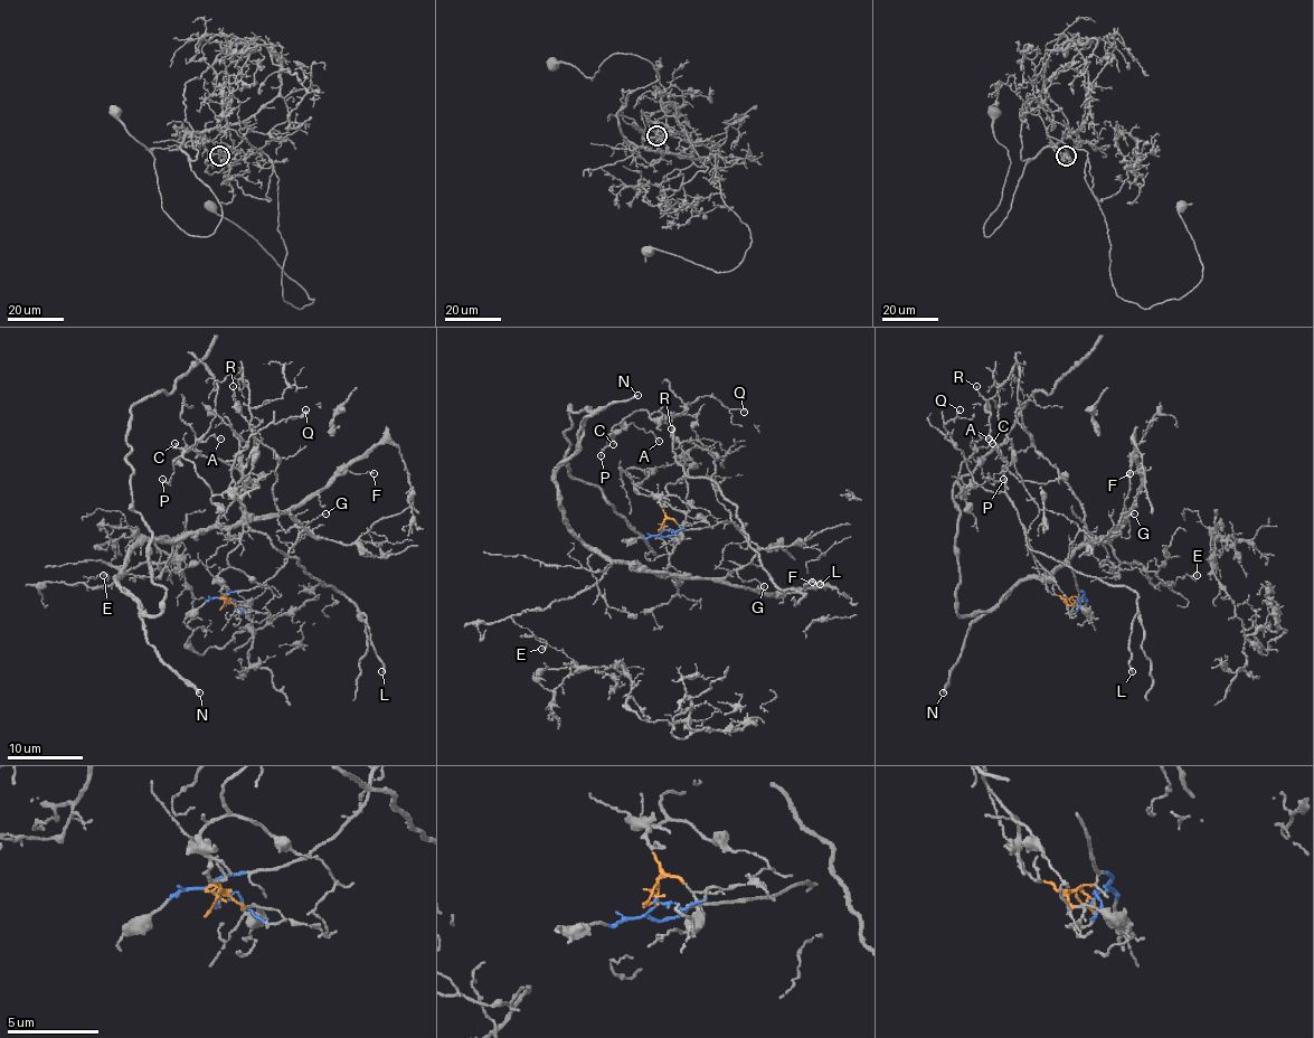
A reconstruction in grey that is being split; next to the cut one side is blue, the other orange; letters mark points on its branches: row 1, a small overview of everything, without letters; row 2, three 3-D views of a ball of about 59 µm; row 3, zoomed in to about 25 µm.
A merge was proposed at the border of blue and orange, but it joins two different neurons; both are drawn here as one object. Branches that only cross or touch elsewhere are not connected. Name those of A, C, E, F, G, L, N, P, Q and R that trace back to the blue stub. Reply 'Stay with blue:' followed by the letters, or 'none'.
Stay with blue: E, F, G, N, R

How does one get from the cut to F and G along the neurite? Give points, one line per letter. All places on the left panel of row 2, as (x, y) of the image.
F: (225, 602), (226, 593), (263, 585), (304, 530), (319, 538), (291, 510), (348, 472), (374, 473)
G: (225, 602), (226, 593), (263, 585), (287, 560), (304, 530), (319, 538), (300, 528), (299, 536), (324, 513)

